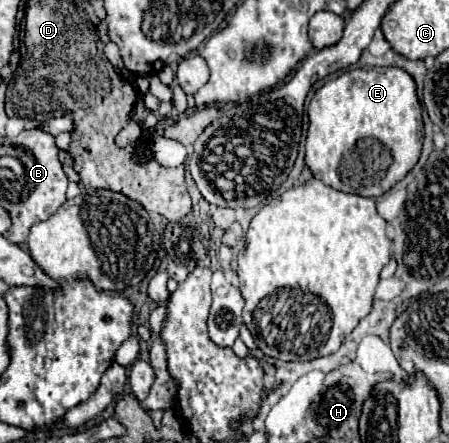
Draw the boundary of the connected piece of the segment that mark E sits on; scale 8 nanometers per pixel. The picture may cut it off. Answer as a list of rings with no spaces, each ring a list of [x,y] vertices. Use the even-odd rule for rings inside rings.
[[[355,68],[325,82],[309,102],[305,162],[313,176],[335,190],[377,198],[417,164],[423,142],[423,114],[411,74],[399,68]]]

